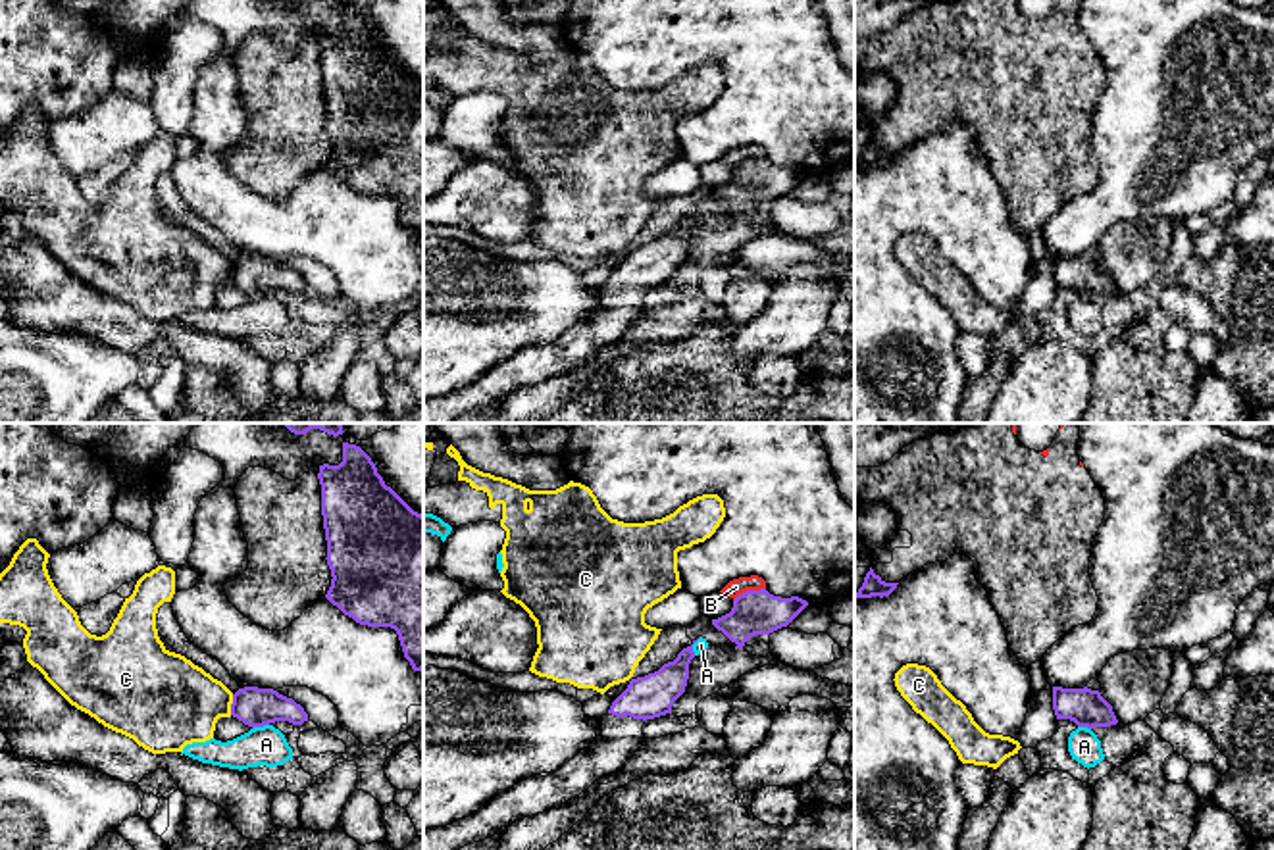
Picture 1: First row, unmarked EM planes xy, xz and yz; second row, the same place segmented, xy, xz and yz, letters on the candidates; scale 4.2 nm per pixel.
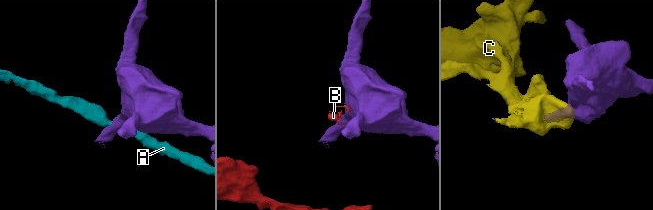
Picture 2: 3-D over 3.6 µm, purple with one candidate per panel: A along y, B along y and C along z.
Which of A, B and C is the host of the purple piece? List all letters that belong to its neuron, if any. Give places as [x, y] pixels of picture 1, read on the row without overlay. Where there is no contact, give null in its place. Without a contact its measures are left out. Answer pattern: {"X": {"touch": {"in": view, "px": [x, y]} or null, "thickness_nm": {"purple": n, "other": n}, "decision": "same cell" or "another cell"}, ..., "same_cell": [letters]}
{"A": {"touch": {"in": "xy", "px": [260, 295]}, "thickness_nm": {"purple": 160, "other": 160}, "decision": "another cell"}, "B": {"touch": {"in": "xz", "px": [749, 160]}, "thickness_nm": {"purple": 190, "other": 70}, "decision": "another cell"}, "C": {"touch": {"in": "xy", "px": [231, 274]}, "thickness_nm": {"purple": 160, "other": 380}, "decision": "another cell"}, "same_cell": []}

